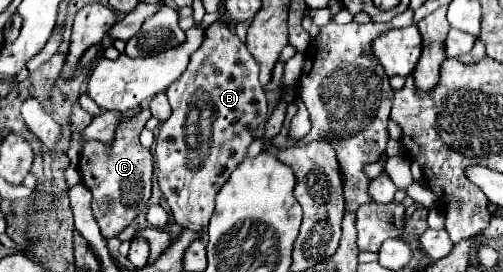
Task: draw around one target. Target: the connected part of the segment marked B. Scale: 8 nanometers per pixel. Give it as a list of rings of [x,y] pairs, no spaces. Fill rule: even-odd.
[[[219,17],[207,27],[203,45],[191,55],[181,79],[167,89],[173,113],[159,127],[155,175],[173,221],[183,229],[201,231],[207,227],[215,195],[243,161],[247,145],[267,119],[267,99],[257,77],[257,61],[225,23],[225,17]],[[203,127],[207,127],[207,133],[203,133]]]

